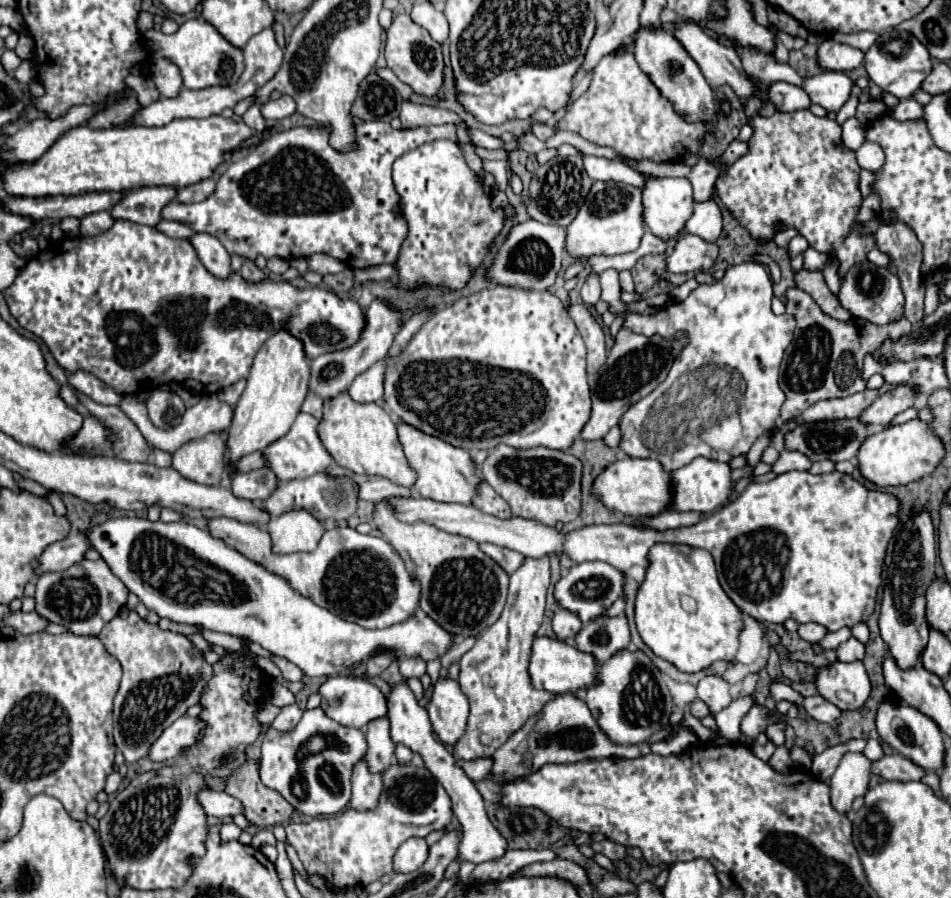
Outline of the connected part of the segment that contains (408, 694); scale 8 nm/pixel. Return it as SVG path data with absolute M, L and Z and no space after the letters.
M400 681L396 685L392 685L392 691L388 695L388 721L390 721L390 733L392 739L396 743L402 743L406 747L410 747L412 751L418 751L428 767L428 771L442 783L442 787L448 791L450 799L452 799L452 811L458 817L464 837L460 843L460 857L458 861L454 861L448 869L446 869L446 879L452 879L458 873L458 865L462 859L476 863L482 861L490 861L490 859L498 859L504 855L506 851L506 839L494 829L494 825L488 821L486 811L484 811L484 801L482 795L476 791L474 783L468 779L468 775L464 775L464 771L460 771L460 767L456 765L456 759L450 751L446 751L446 747L436 741L430 719L426 709L422 709L418 705L418 699L414 697L414 693L410 691L410 687L406 685L406 681Z

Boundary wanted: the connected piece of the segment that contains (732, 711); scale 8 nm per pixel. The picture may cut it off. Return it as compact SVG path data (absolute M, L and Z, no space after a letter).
M752 695L740 697L740 699L734 699L726 709L722 709L720 713L716 713L718 735L724 737L730 743L740 741L740 723L742 723L744 715L750 711L750 707L754 703L756 703L756 699Z

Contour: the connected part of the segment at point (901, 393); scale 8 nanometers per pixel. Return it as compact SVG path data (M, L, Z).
M894 387L892 391L880 395L868 409L858 417L864 425L882 425L886 427L898 413L912 407L916 393L910 387Z

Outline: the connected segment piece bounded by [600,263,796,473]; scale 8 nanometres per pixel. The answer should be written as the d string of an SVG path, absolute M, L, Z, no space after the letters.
M742 263L730 267L722 279L710 285L698 285L686 299L670 301L652 315L628 309L628 303L624 303L620 297L619 273L614 269L606 269L600 275L600 283L602 301L608 303L610 313L624 319L622 329L644 337L660 335L662 339L678 339L678 333L686 333L688 337L688 343L674 359L668 377L650 395L634 403L622 415L618 423L622 435L620 449L628 457L656 459L668 473L688 465L700 455L714 461L730 461L736 455L746 455L754 441L776 425L784 405L784 391L778 387L778 367L786 347L792 341L796 319L792 319L792 315L772 313L772 281L760 263Z

